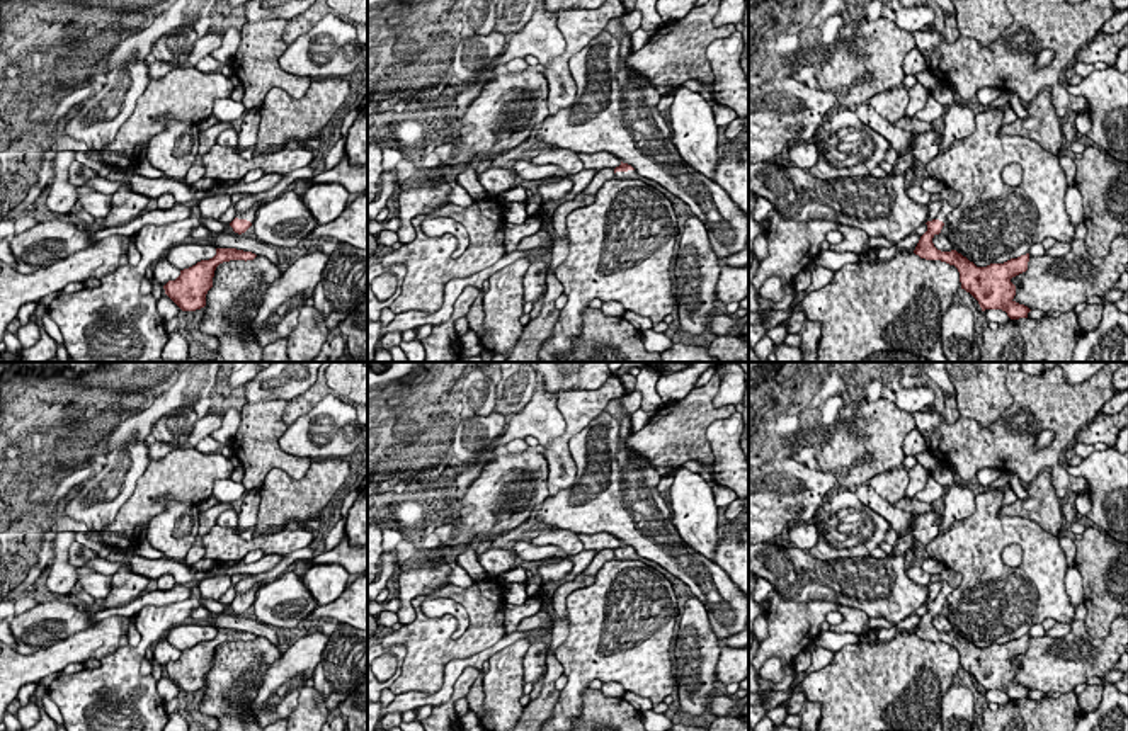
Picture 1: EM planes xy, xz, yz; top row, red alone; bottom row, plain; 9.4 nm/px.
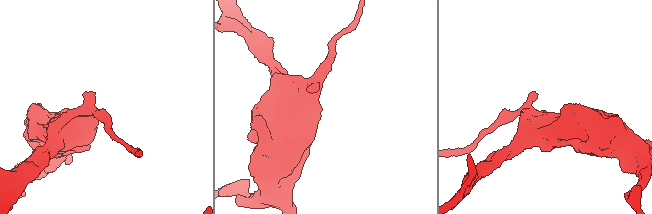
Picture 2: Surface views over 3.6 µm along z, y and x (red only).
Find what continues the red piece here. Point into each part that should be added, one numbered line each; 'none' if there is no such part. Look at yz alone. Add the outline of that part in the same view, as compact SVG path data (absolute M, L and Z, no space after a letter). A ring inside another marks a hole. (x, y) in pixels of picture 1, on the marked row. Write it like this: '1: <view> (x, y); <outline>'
1: yz (950, 198); M946 185L939 194L943 206L936 219L944 223L948 219L948 214L960 204L961 194Z

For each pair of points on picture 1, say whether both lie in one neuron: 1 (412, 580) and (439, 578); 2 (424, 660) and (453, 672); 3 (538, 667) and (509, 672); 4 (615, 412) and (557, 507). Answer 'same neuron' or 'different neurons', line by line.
1: same neuron
2: different neurons
3: different neurons
4: same neuron

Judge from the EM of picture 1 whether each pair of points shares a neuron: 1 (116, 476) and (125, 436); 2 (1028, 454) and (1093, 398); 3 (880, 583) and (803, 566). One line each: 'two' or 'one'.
1: two
2: one
3: one

